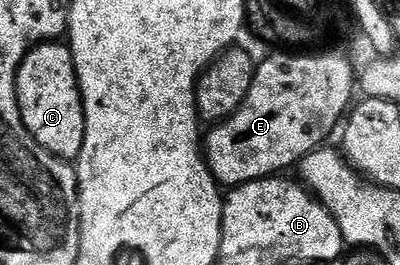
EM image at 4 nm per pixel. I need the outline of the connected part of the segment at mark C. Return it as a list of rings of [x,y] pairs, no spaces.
[[[64,43],[38,44],[25,55],[17,67],[17,101],[23,126],[27,126],[31,138],[61,160],[76,161],[85,141],[85,107],[77,84],[73,54]]]

